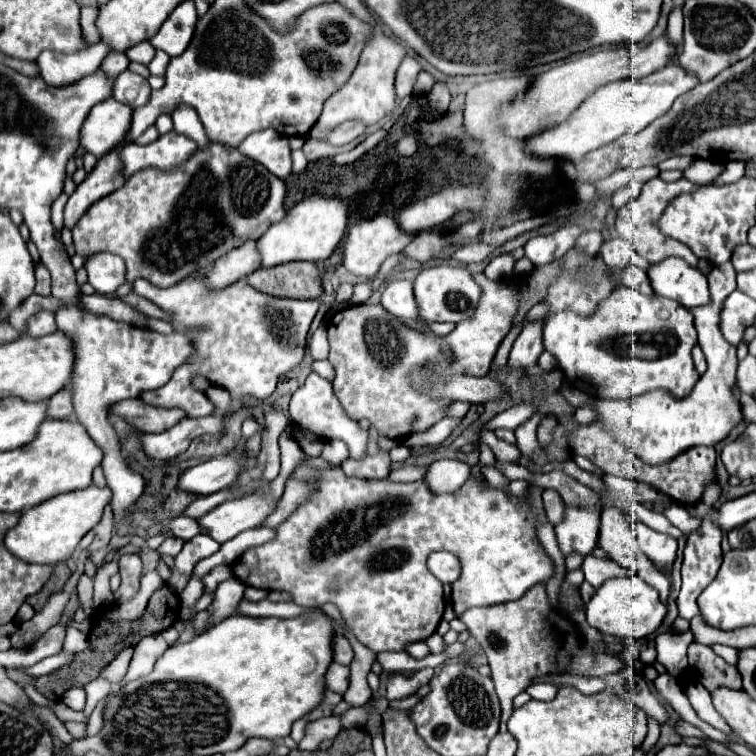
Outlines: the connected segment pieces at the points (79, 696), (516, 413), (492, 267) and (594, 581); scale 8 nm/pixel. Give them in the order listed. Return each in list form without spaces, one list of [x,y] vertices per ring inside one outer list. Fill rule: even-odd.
[[[72,688],[62,696],[62,702],[68,704],[72,710],[82,710],[84,708],[84,700],[86,700],[86,694],[84,694],[82,688]]]
[[[526,402],[516,404],[516,406],[512,406],[512,408],[508,408],[506,412],[496,414],[496,416],[494,416],[486,426],[484,426],[484,432],[486,432],[486,430],[494,432],[494,430],[500,428],[500,426],[514,430],[516,426],[520,426],[522,422],[526,422],[534,412],[536,412],[536,408],[530,406],[530,404],[526,404]]]
[[[502,254],[489,262],[484,271],[485,275],[490,280],[508,279],[513,274],[515,262],[512,254]]]
[[[592,556],[584,558],[580,570],[584,572],[586,582],[590,582],[594,588],[602,586],[602,582],[616,576],[636,576],[636,572],[624,566],[618,566],[614,560],[602,560],[602,558],[592,558]]]

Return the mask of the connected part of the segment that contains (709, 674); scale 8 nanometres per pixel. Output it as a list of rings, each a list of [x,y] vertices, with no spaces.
[[[702,644],[690,646],[688,660],[690,660],[690,668],[700,676],[698,680],[704,684],[704,688],[710,694],[720,686],[728,686],[734,690],[740,688],[740,674],[736,666],[726,664],[710,646],[702,646]]]

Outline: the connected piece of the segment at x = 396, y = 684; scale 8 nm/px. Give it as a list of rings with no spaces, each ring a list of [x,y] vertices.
[[[422,668],[422,670],[418,670],[418,672],[416,672],[414,676],[410,676],[410,678],[400,676],[400,674],[392,674],[392,676],[388,678],[388,682],[386,682],[386,684],[388,684],[388,686],[386,686],[386,698],[388,698],[388,702],[392,702],[392,700],[402,700],[402,698],[406,698],[406,696],[416,694],[422,684],[428,684],[428,682],[430,682],[432,674],[434,674],[432,668]]]

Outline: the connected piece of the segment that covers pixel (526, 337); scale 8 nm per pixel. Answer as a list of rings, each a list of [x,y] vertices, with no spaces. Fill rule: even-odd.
[[[528,322],[520,336],[516,338],[510,356],[508,366],[514,370],[526,370],[538,364],[538,358],[542,354],[542,324],[540,322]]]

